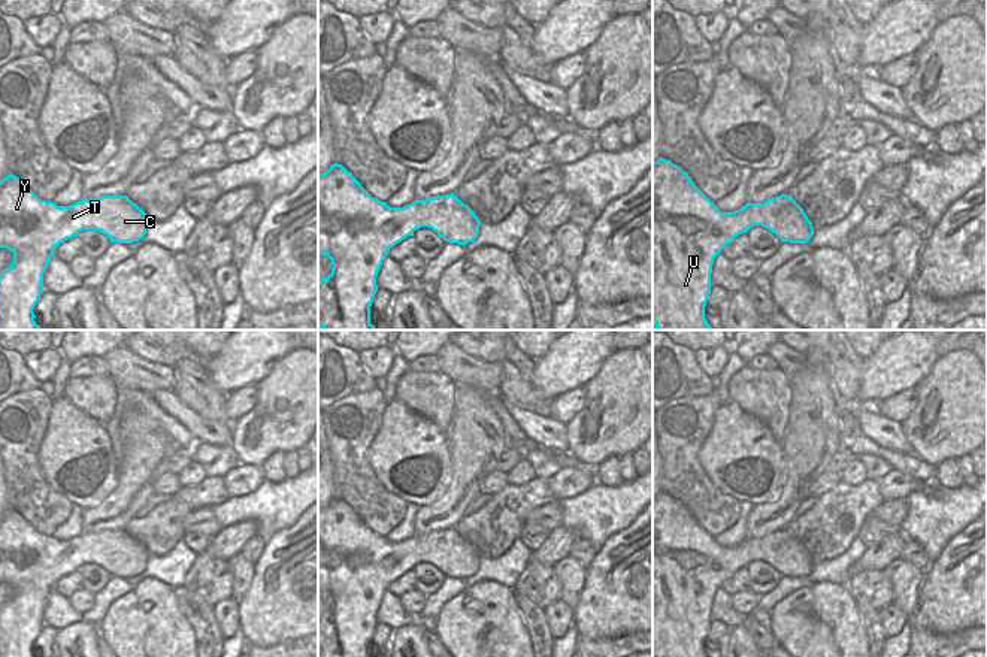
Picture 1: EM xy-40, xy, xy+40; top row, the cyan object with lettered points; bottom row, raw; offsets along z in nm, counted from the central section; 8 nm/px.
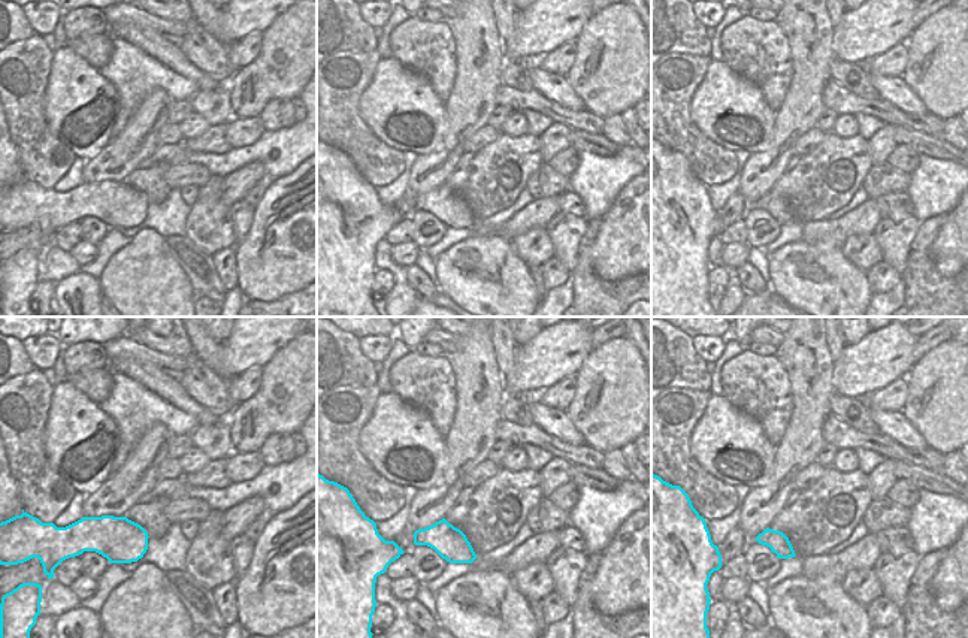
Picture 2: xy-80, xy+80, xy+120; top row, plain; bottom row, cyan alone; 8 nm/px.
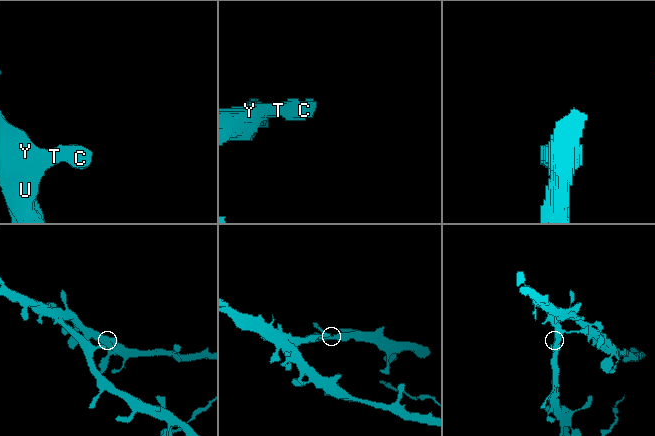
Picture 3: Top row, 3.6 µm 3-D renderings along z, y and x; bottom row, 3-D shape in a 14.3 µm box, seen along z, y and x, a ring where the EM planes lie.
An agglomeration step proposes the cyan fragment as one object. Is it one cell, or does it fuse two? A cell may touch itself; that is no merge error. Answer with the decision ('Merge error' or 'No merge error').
No merge error.

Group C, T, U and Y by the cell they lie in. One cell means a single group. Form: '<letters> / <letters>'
C T U Y

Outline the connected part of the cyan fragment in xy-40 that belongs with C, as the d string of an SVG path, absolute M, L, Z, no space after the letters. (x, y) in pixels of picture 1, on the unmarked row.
M18 511L0 515L0 582L13 587L13 597L0 608L0 657L36 657L34 641L43 627L43 608L55 582L82 564L97 564L110 576L133 578L146 569L149 552L127 530L82 533L70 541L40 535Z

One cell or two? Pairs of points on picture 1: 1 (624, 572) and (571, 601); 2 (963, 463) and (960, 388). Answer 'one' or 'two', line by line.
1: two
2: two

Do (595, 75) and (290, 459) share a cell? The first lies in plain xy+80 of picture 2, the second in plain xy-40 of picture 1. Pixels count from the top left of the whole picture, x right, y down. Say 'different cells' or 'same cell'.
different cells

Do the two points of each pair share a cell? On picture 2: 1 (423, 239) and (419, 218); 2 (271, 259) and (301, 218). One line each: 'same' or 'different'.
1: same
2: same

